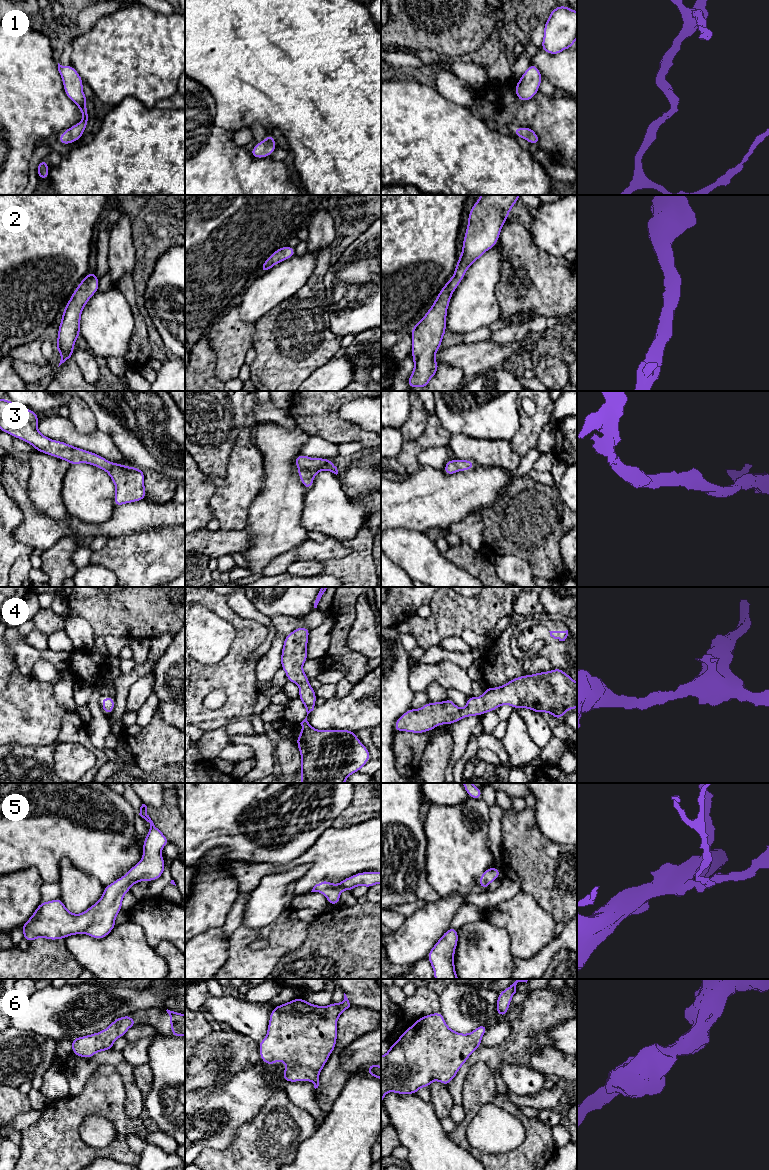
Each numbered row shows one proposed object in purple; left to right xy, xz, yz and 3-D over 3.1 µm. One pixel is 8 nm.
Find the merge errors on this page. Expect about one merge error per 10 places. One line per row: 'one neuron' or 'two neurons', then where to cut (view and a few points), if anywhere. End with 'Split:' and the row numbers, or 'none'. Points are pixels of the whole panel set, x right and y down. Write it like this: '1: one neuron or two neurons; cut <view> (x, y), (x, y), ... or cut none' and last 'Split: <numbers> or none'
1: one neuron; cut none
2: one neuron; cut none
3: one neuron; cut none
4: one neuron; cut none
5: one neuron; cut none
6: one neuron; cut none
Split: none

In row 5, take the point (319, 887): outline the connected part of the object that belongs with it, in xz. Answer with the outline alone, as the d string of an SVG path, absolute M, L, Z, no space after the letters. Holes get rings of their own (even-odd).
M368 871L360 872L346 879L341 880L337 885L323 880L316 884L311 892L323 893L328 904L339 905L340 894L342 890L352 891L356 886L372 887L375 884L381 884L381 872Z

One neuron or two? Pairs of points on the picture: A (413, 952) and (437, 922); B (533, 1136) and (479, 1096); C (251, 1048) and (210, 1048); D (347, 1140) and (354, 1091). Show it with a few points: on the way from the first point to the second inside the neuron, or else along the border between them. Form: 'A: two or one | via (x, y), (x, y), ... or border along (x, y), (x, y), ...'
A: one | via (414, 945), (430, 929)
B: one | via (526, 1121), (504, 1102), (494, 1098)
C: one | via (241, 1048), (220, 1048)
D: one | via (351, 1128), (354, 1122), (354, 1103)

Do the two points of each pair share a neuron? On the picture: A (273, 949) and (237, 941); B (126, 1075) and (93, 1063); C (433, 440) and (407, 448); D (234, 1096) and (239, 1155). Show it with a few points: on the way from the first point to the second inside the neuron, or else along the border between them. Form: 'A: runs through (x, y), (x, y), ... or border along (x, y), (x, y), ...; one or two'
A: runs through (264, 953), (249, 953), (246, 950); one
B: runs through (120, 1066), (113, 1059), (102, 1059); one
C: runs through (427, 440), (413, 448); one
D: border along (256, 1115), (237, 1130), (234, 1139), (224, 1149); two

